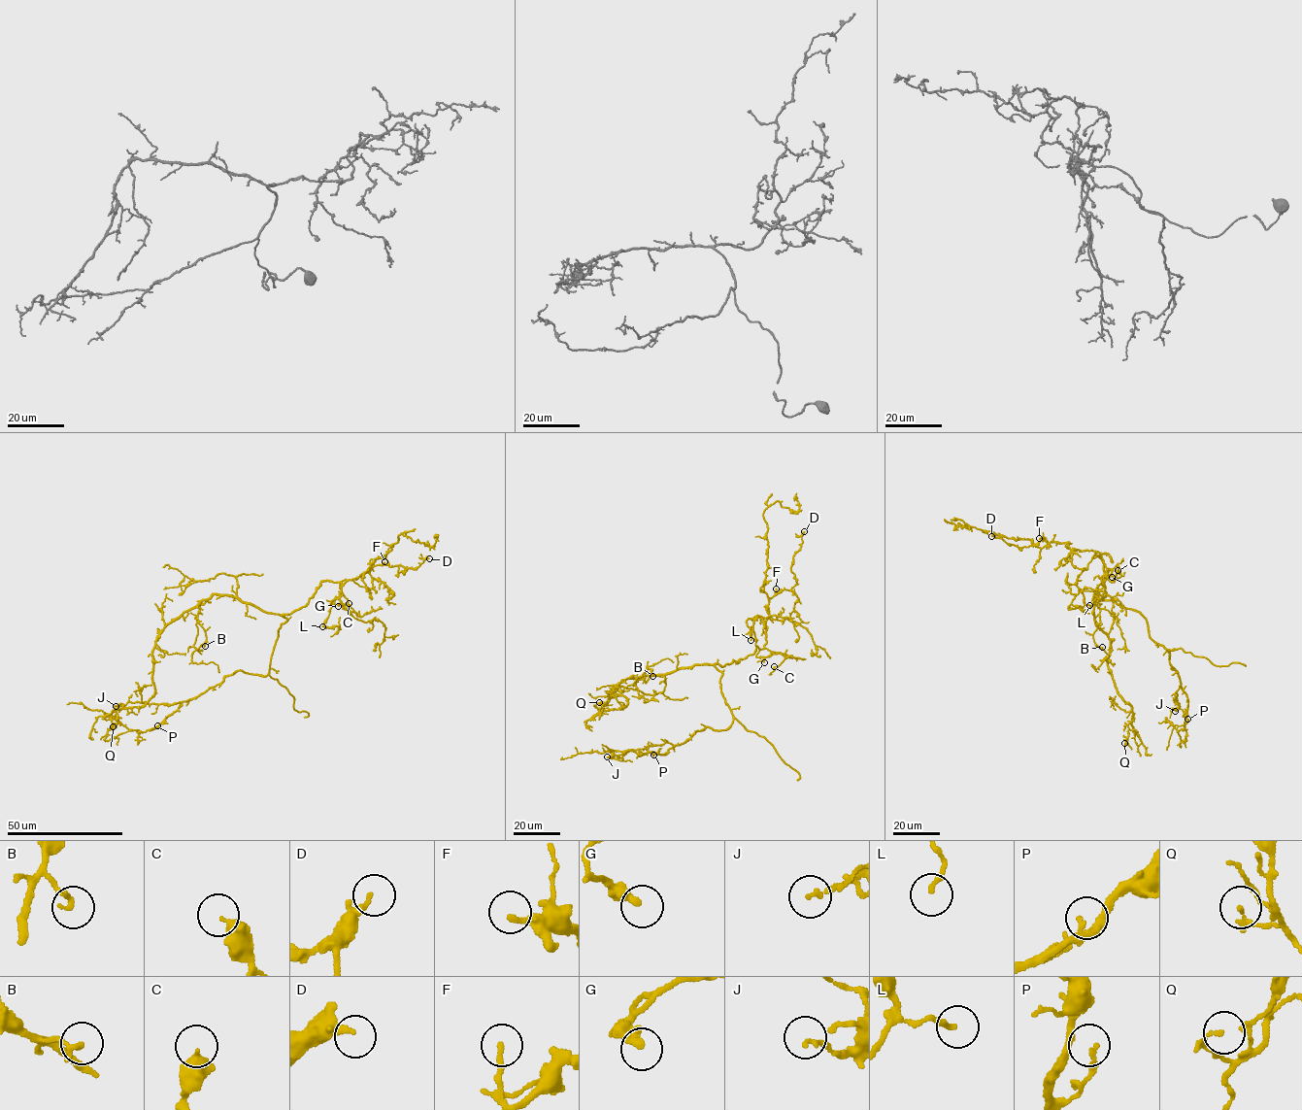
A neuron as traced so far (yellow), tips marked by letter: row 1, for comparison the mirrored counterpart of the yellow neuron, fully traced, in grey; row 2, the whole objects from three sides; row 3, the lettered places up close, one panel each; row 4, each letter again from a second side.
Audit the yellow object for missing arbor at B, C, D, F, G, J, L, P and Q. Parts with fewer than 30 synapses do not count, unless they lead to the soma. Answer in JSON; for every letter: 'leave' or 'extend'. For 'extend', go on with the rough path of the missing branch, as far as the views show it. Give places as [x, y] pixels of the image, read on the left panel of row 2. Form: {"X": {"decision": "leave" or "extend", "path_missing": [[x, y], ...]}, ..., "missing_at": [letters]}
{"B": {"decision": "leave"}, "C": {"decision": "leave"}, "D": {"decision": "leave"}, "F": {"decision": "leave"}, "G": {"decision": "leave"}, "J": {"decision": "leave"}, "L": {"decision": "leave"}, "P": {"decision": "leave"}, "Q": {"decision": "leave"}, "missing_at": []}

